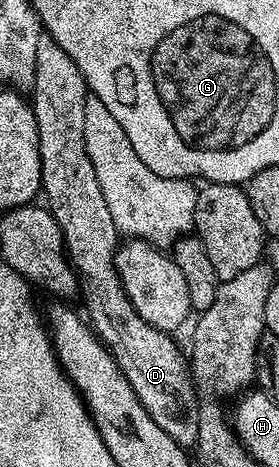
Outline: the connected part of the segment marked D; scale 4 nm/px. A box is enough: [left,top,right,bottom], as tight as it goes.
[31,33,201,449]

